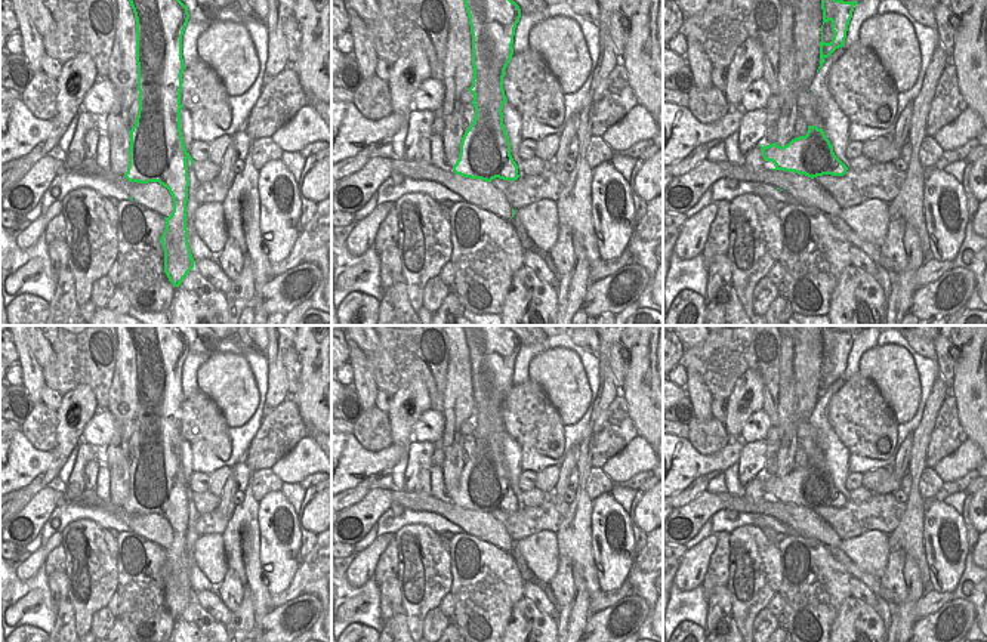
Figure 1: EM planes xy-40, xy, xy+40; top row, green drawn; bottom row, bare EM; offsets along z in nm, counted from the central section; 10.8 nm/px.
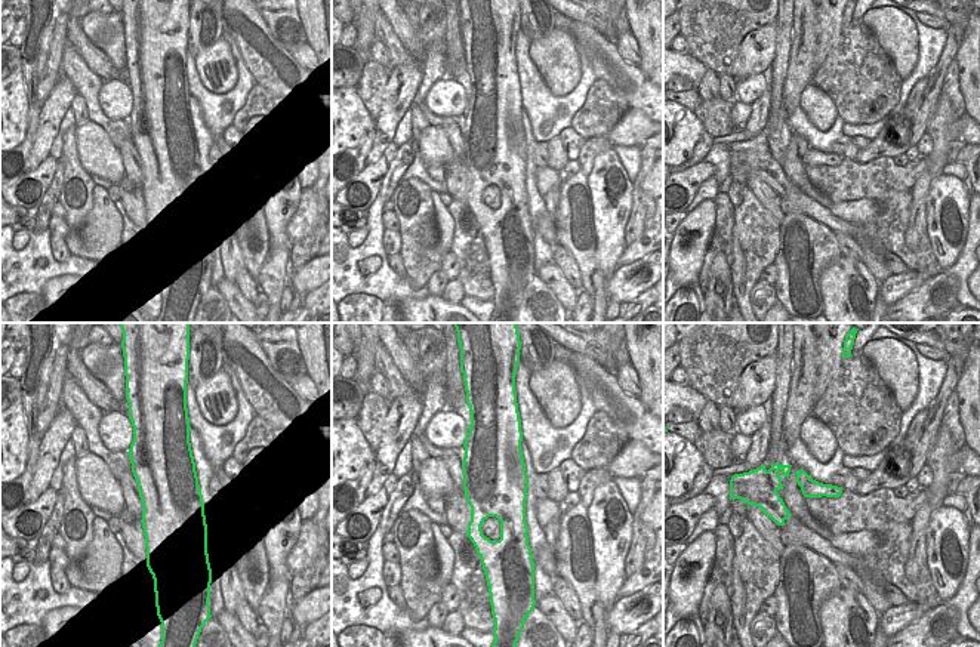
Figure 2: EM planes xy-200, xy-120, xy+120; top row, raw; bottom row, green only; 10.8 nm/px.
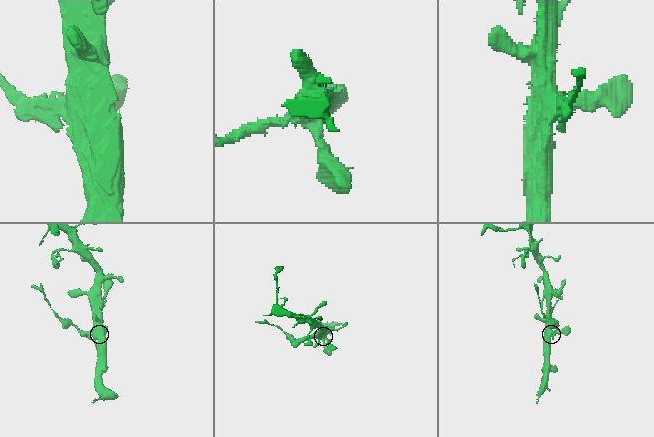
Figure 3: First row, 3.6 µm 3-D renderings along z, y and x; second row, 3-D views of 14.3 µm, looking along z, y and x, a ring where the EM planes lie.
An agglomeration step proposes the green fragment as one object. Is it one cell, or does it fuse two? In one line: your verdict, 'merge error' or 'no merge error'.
merge error

